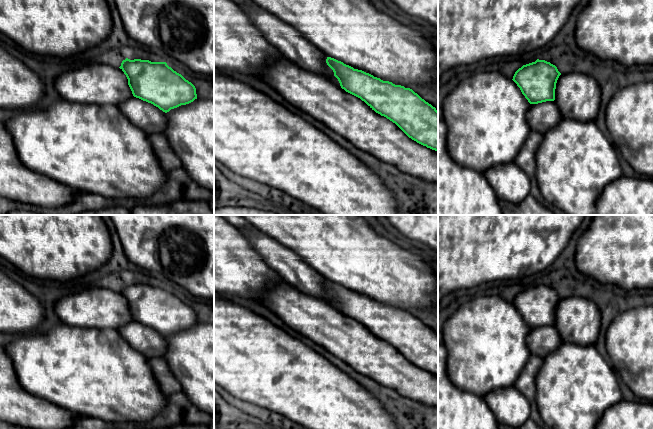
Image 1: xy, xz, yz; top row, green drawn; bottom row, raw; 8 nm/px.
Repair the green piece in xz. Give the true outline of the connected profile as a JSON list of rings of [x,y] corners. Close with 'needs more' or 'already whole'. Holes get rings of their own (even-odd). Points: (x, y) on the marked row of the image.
[[[327,57],[327,65],[333,70],[340,86],[346,92],[360,98],[372,110],[395,123],[409,138],[438,152],[438,111],[410,88],[389,81]]]; already whole

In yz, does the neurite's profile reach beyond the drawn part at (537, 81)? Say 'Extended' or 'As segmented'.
As segmented

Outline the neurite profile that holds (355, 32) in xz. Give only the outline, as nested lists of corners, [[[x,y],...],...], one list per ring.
[[[250,0],[294,27],[326,56],[405,88],[438,83],[438,50],[420,31],[378,10],[369,0]]]

